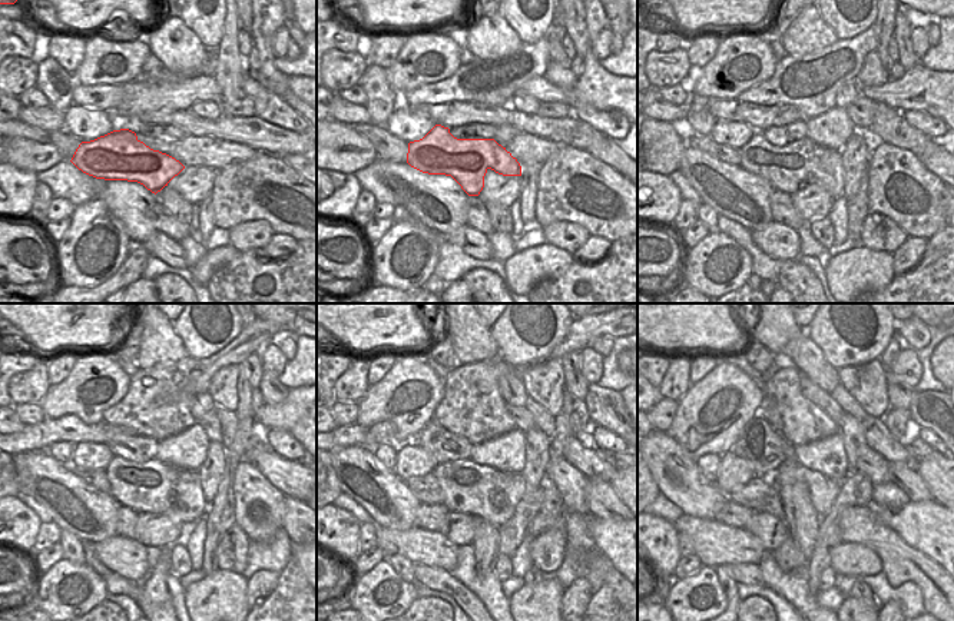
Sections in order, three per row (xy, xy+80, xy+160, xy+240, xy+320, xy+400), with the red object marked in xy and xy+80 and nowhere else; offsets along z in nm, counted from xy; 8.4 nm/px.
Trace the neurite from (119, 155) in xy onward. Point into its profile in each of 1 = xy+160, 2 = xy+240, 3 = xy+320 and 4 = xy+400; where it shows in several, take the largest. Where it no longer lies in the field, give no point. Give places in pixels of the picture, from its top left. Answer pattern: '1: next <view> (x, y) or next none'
1: next xy+160 (791, 168)
2: next xy+240 (153, 487)
3: next xy+320 (482, 491)
4: next xy+400 (822, 491)

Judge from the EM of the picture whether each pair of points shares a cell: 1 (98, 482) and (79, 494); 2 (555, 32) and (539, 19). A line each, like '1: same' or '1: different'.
1: different
2: different

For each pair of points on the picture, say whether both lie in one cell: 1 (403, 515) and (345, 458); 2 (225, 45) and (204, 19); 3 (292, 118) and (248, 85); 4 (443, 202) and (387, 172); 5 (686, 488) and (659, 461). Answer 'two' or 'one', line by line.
1: one
2: two
3: one
4: one
5: one

